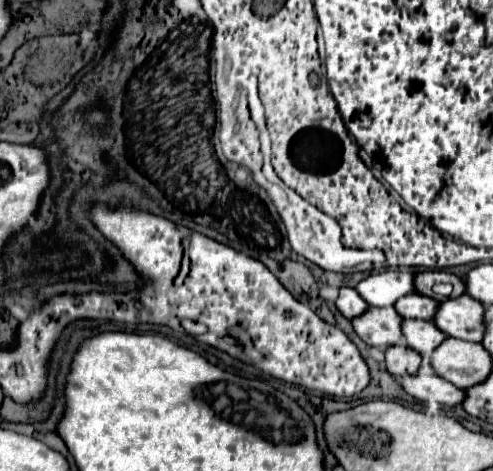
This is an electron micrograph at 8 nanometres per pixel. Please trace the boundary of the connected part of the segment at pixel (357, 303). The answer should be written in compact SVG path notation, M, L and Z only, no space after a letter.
M343 286L339 290L339 296L335 300L335 306L337 310L345 316L345 318L355 318L359 316L363 310L367 310L367 302L355 292L355 288L349 288L349 286Z

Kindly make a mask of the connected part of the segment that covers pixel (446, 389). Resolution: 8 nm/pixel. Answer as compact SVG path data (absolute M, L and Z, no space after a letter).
M419 370L417 374L399 376L397 382L409 396L427 406L457 406L459 400L463 400L461 388L455 388L447 380L433 376L433 372Z

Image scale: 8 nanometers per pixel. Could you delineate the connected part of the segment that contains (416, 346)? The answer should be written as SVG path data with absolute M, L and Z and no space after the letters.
M405 318L401 322L401 332L403 332L407 346L419 354L431 352L431 348L437 348L445 340L445 336L439 332L439 328L435 328L435 324L427 322L427 320Z

